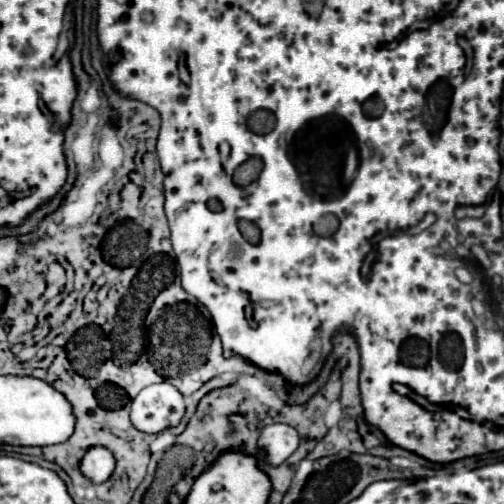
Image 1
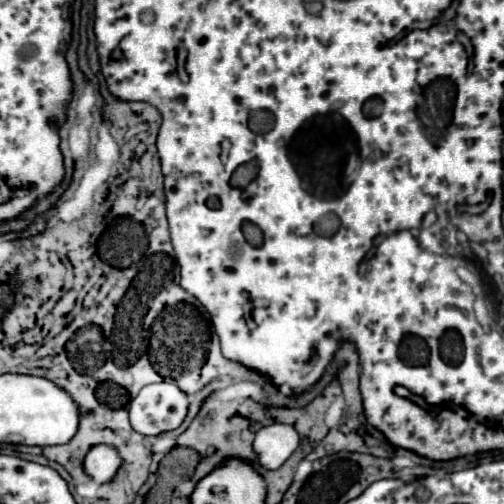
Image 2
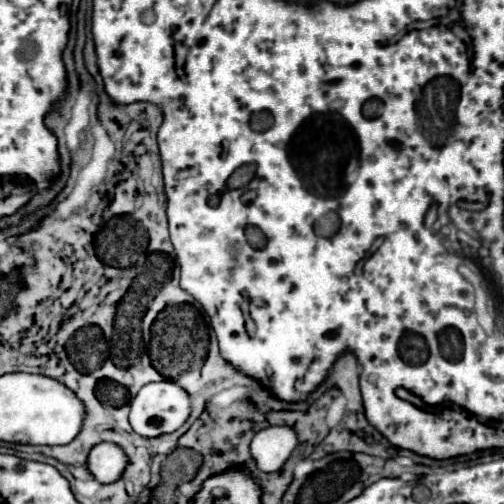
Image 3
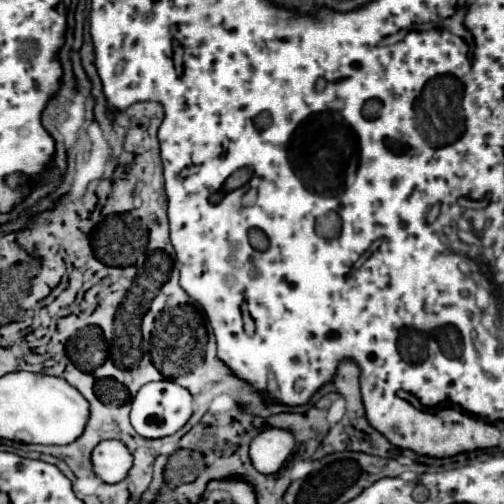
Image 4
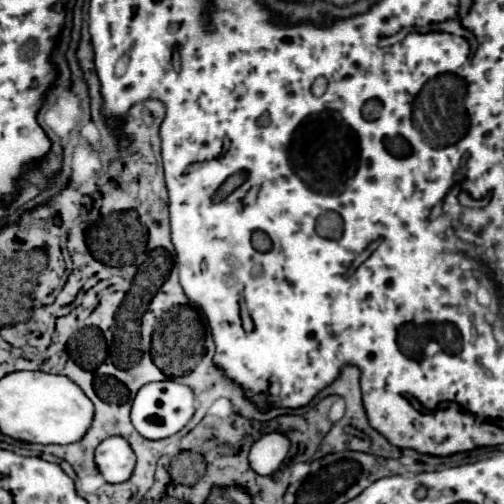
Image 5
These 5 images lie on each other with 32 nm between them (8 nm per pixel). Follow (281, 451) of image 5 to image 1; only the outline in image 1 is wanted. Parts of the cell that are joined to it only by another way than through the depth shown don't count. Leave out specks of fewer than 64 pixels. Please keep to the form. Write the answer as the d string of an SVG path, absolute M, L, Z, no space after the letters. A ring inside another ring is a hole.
M288 424L266 426L260 434L258 446L264 448L270 464L282 464L298 448L298 432Z

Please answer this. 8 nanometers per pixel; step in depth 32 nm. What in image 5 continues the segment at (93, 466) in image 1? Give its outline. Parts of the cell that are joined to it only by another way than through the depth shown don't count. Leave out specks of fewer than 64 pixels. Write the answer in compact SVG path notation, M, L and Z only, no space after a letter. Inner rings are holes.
M112 436L98 444L94 452L94 462L98 472L104 476L104 480L116 484L128 480L136 464L136 456L124 438Z

